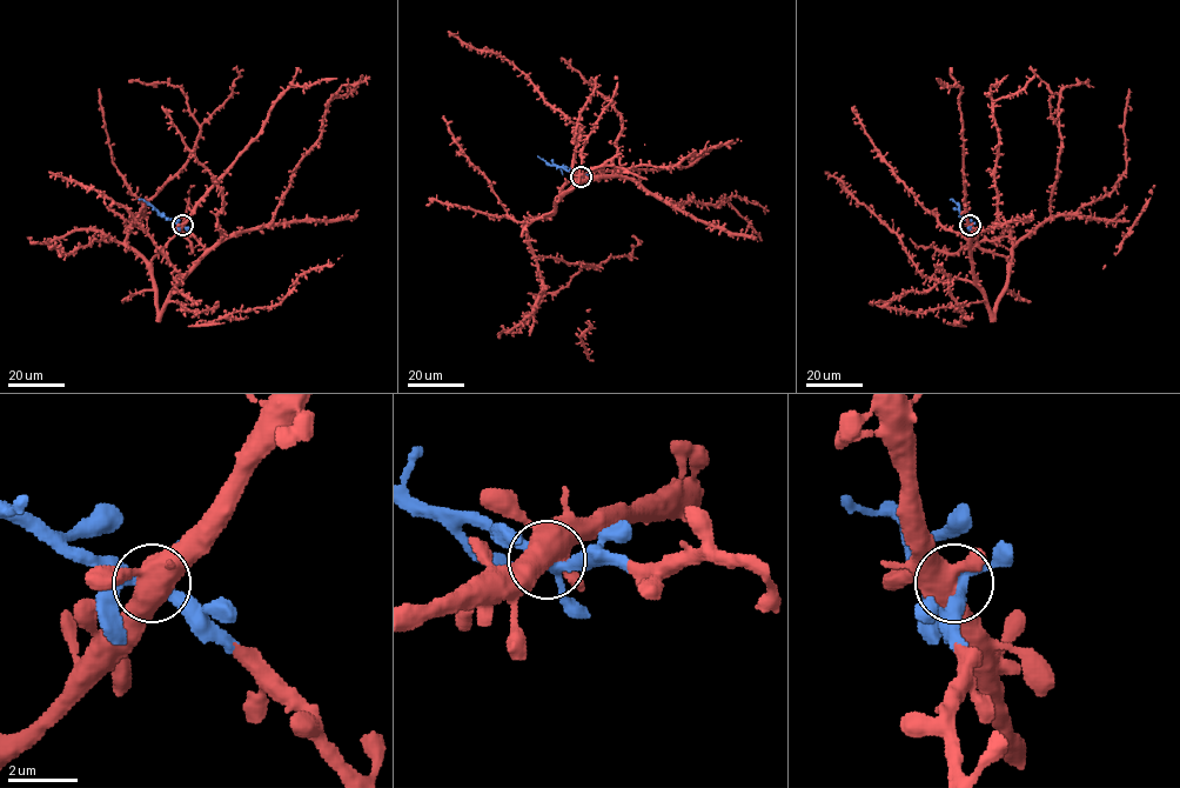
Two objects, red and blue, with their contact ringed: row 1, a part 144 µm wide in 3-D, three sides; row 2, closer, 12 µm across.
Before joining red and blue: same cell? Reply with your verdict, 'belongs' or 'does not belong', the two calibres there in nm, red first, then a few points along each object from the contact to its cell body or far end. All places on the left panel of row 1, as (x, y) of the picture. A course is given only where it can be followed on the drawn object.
belongs; calibres 480 and 280 nm; course red (182, 225), (151, 261), (160, 312), (171, 289), (221, 242), (270, 221), (319, 138), (327, 104), (363, 75); course blue (182, 225), (139, 200)

